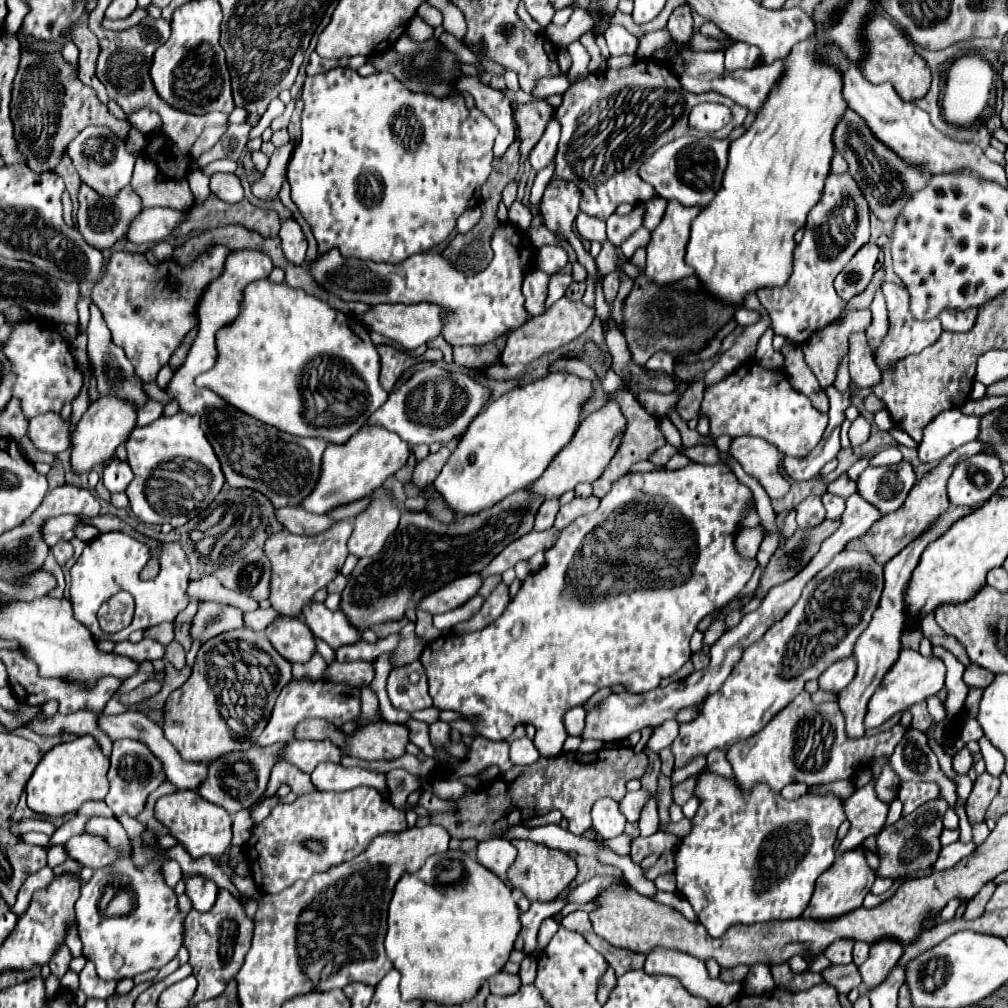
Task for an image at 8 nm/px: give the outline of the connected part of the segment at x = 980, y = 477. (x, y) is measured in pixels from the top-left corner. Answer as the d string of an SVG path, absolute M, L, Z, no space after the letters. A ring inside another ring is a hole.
M977 453L959 463L947 483L951 505L973 505L987 501L1005 479L993 453Z

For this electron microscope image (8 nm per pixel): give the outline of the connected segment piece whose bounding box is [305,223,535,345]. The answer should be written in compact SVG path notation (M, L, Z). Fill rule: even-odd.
M511 223L497 227L491 247L495 257L485 271L473 277L465 277L463 273L455 271L447 259L433 253L417 253L399 265L391 265L345 259L339 251L331 249L313 261L305 261L305 267L317 285L343 301L361 301L371 307L379 303L437 303L453 313L447 315L443 331L443 337L451 345L485 345L505 331L517 329L521 323L525 323L527 311L523 309L521 281L533 265L535 255L535 247L531 245L527 233L515 229Z

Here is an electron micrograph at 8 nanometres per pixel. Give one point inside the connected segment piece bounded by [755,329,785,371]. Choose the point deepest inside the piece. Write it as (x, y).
(770, 359)

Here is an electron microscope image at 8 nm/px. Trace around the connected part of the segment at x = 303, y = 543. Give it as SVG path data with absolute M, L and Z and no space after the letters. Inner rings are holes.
M333 525L331 531L321 535L295 535L286 529L272 534L263 551L271 561L271 607L281 615L299 615L301 607L315 595L315 591L327 587L329 581L341 571L347 557L347 539L351 525Z

